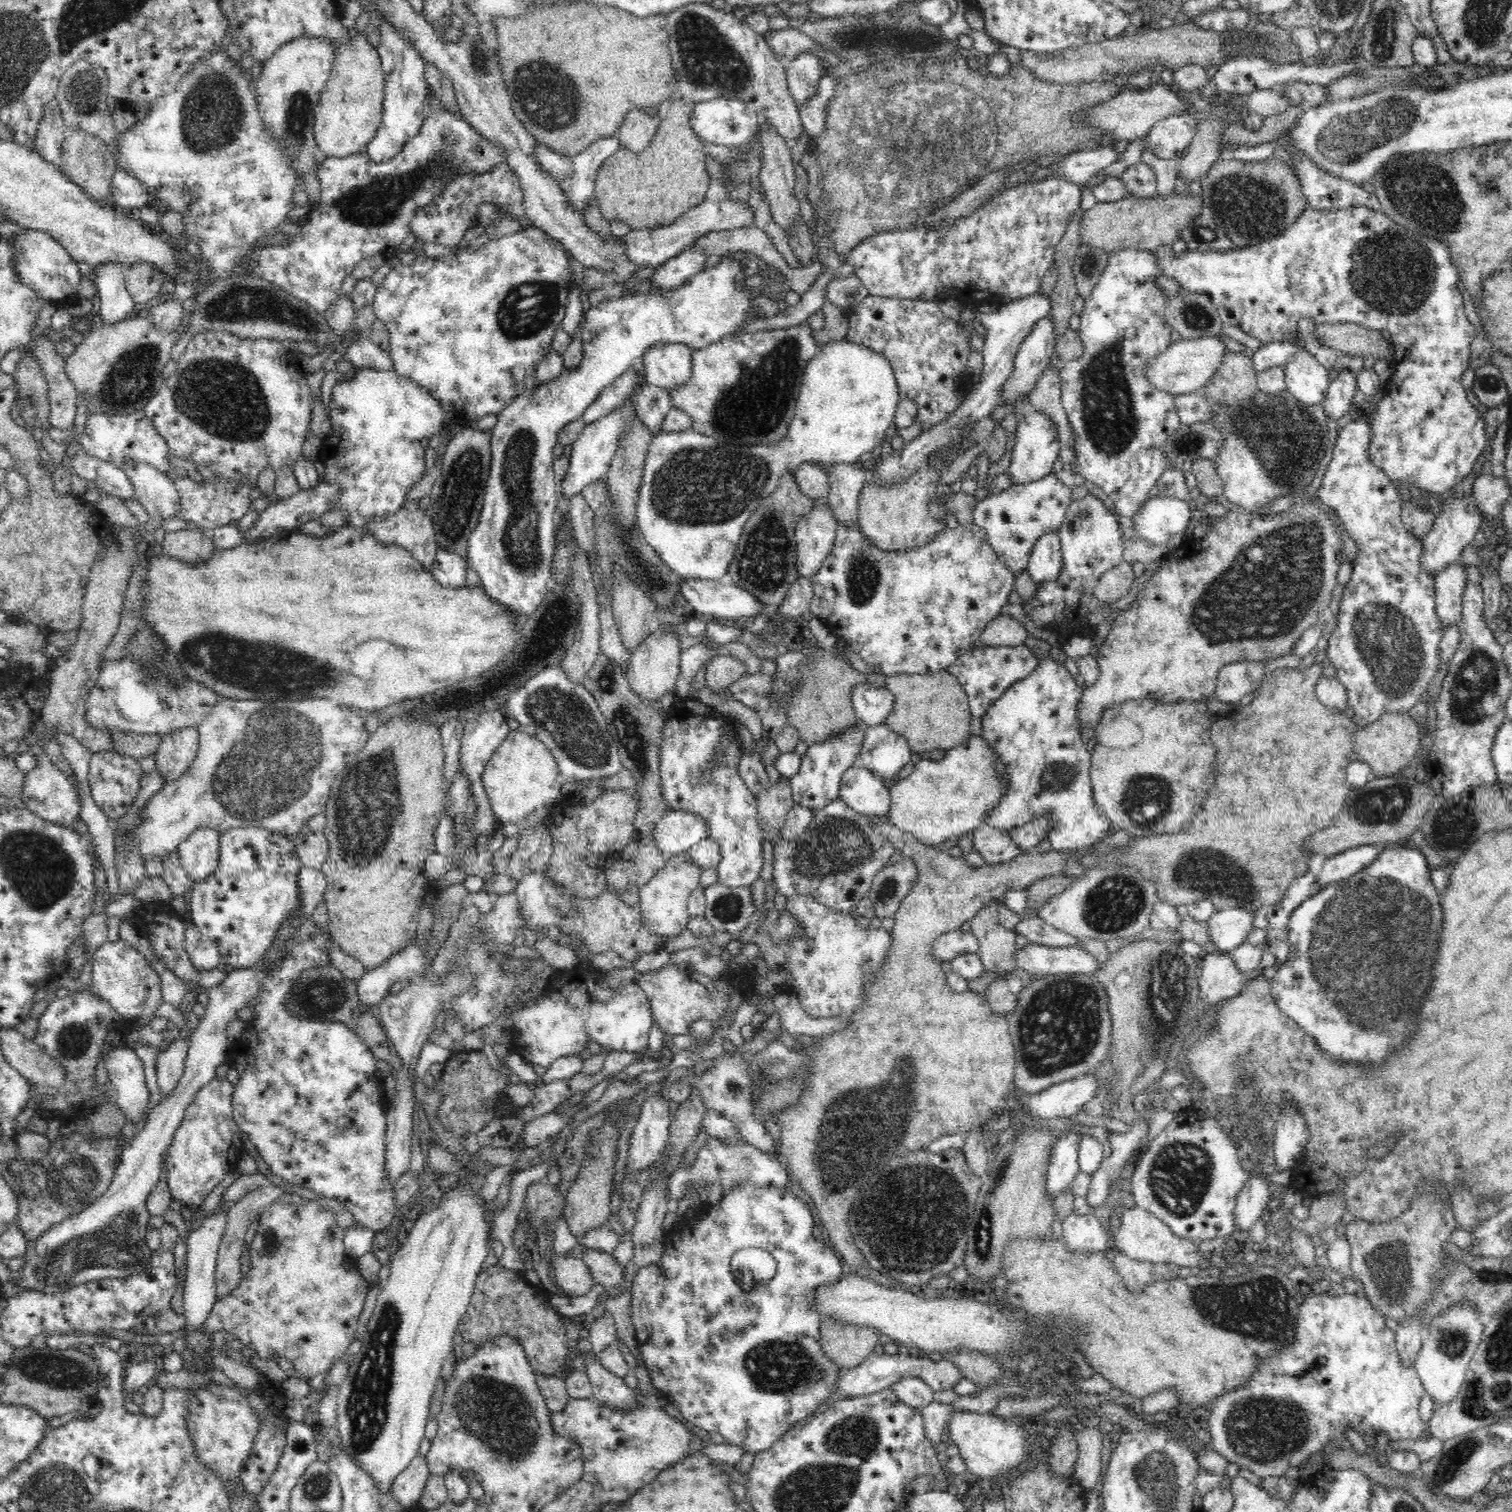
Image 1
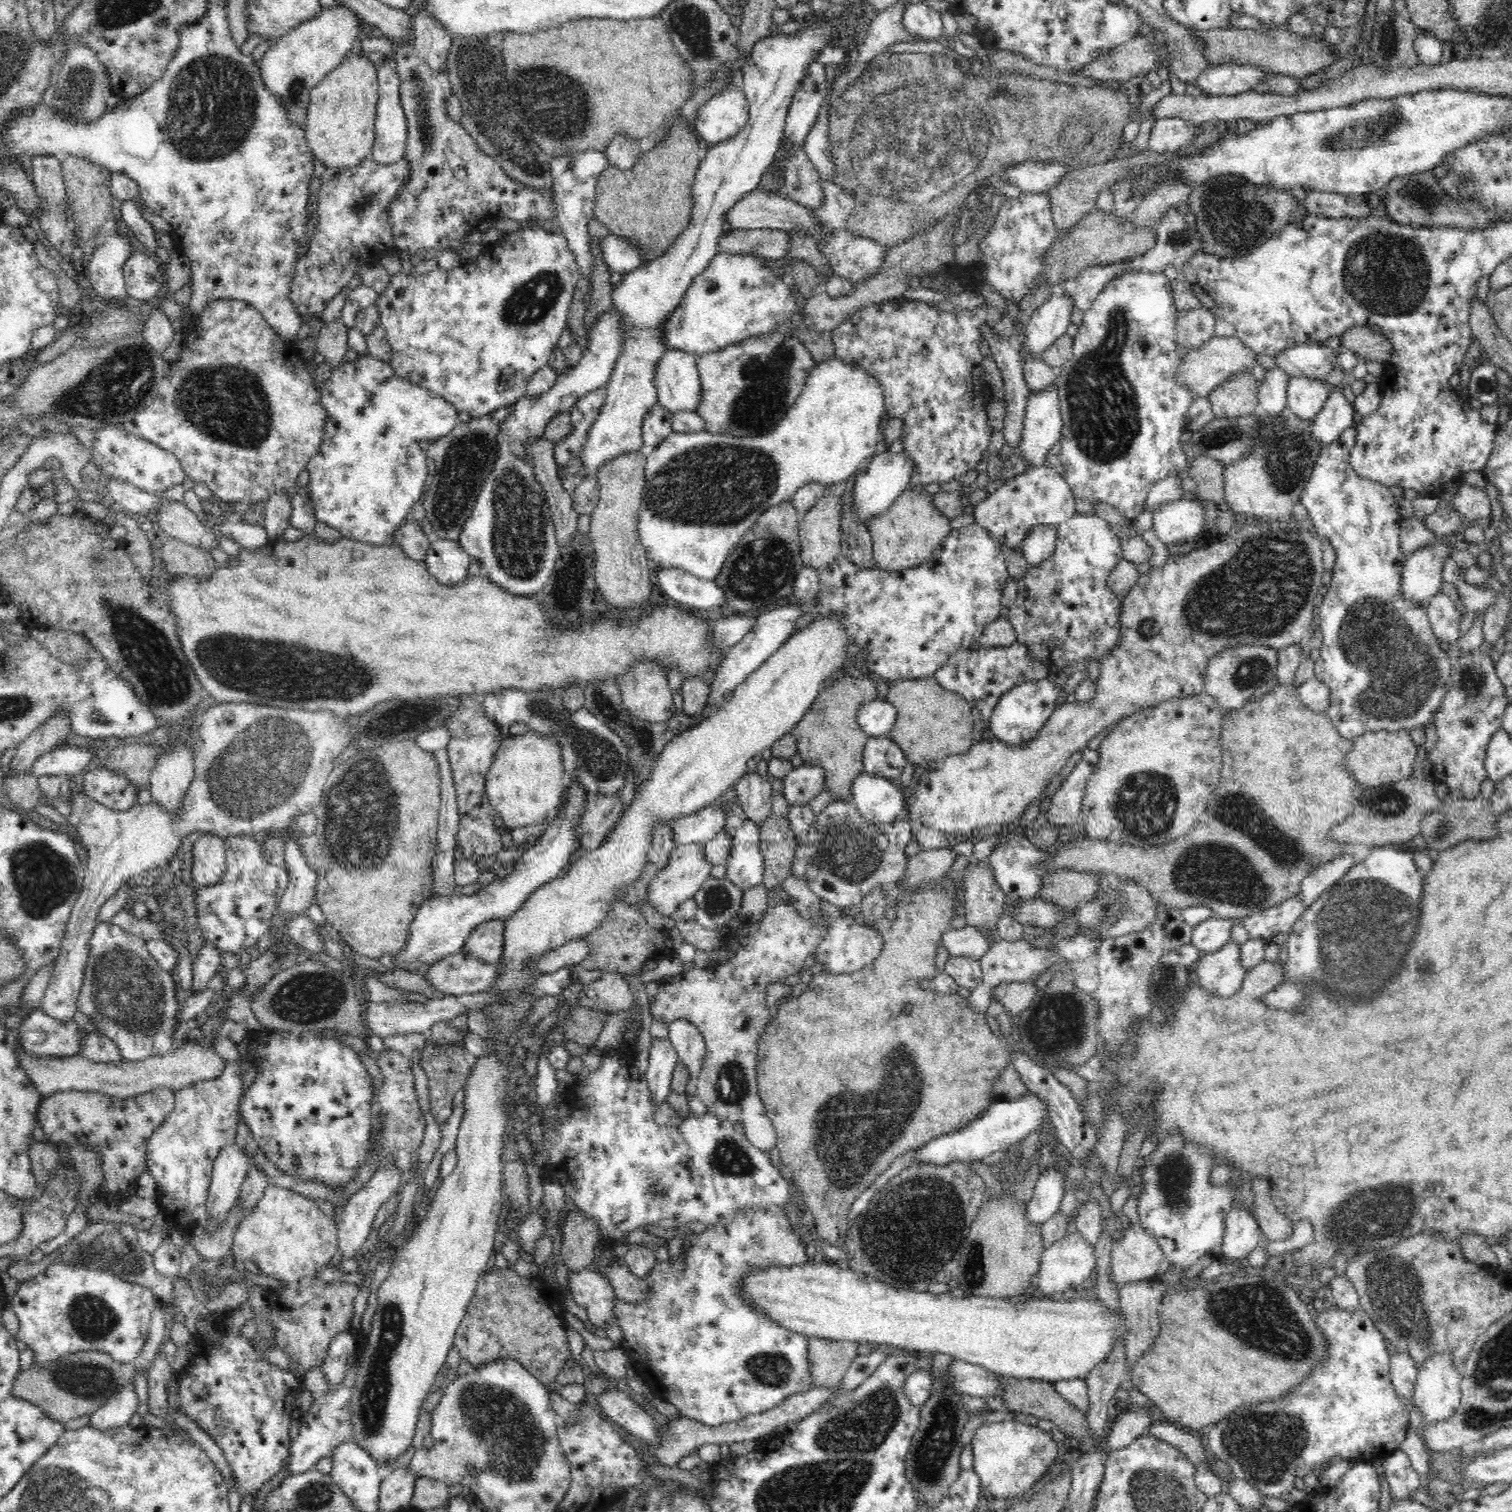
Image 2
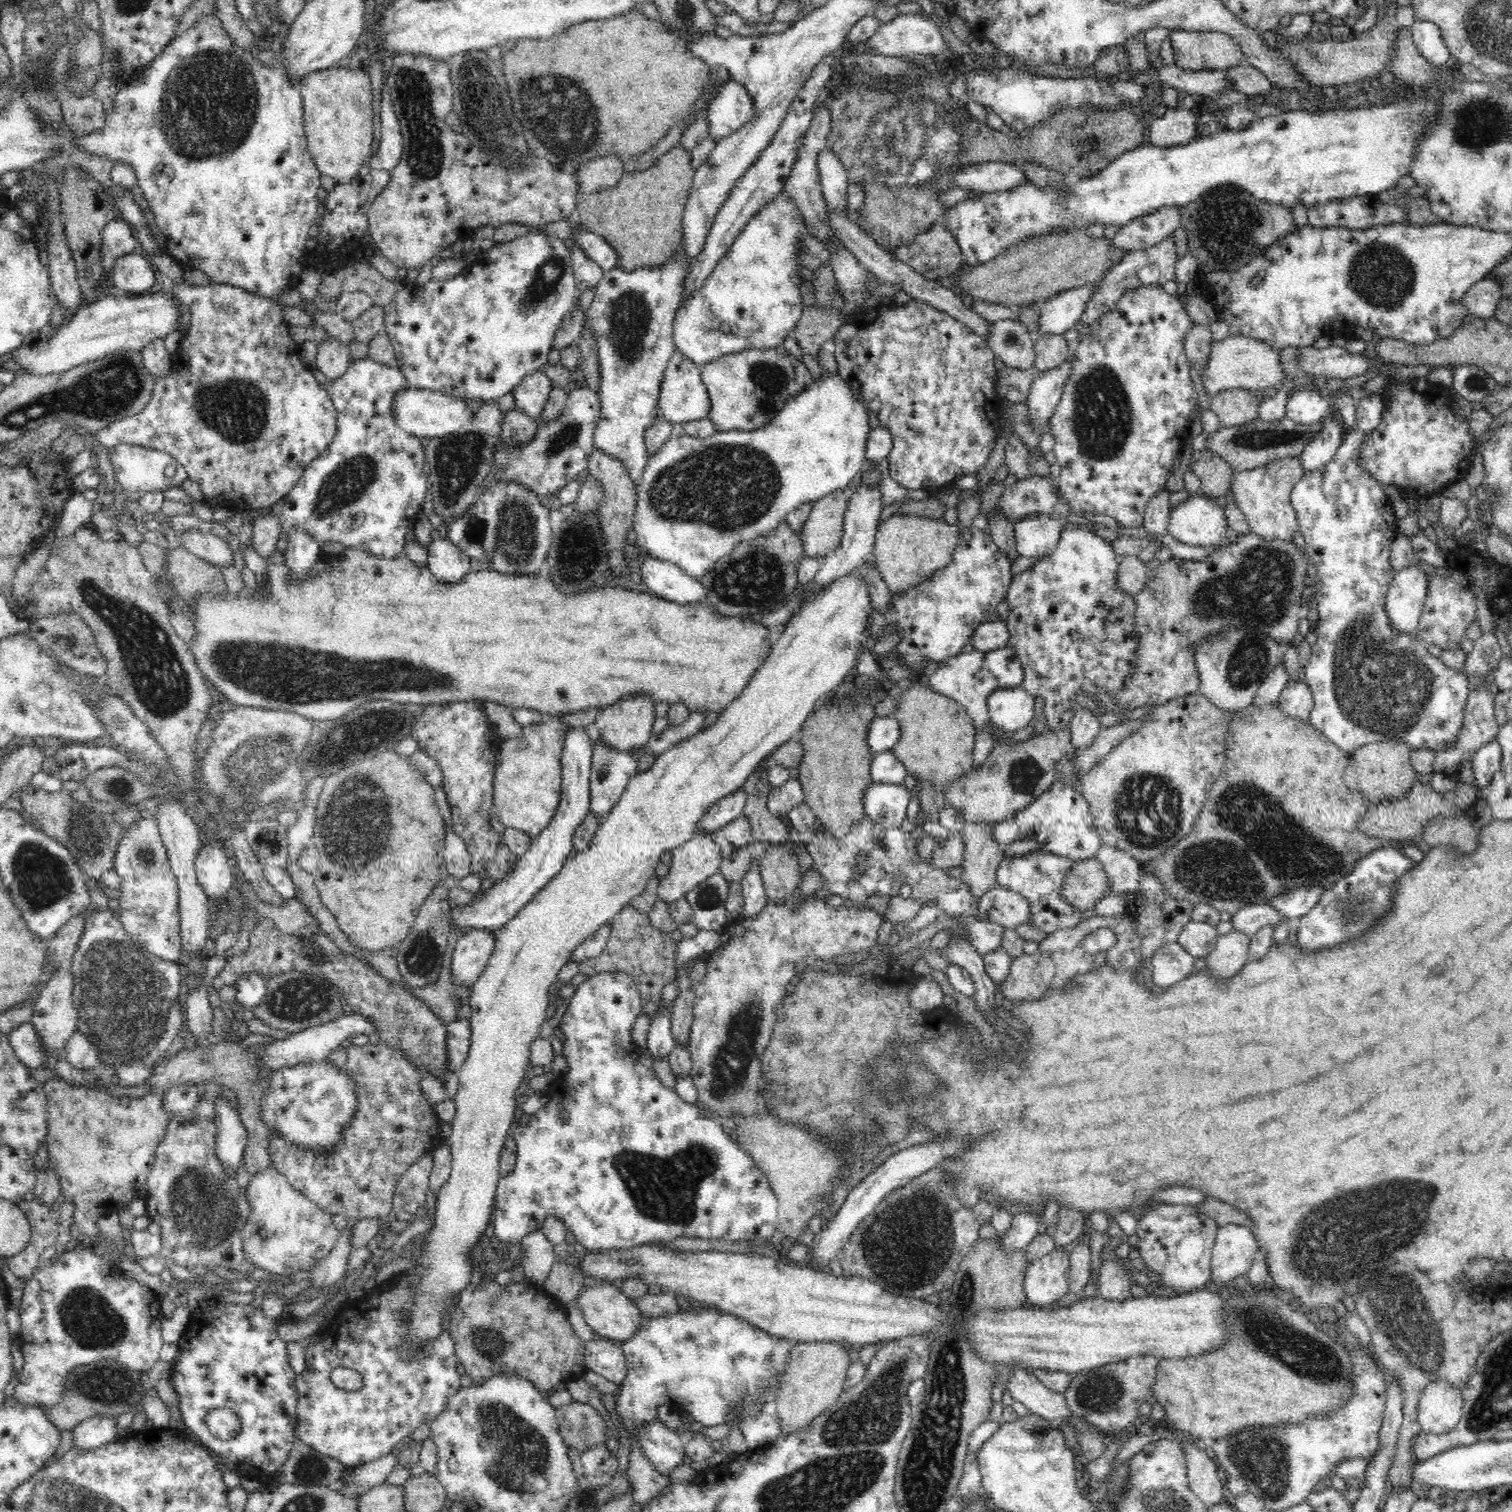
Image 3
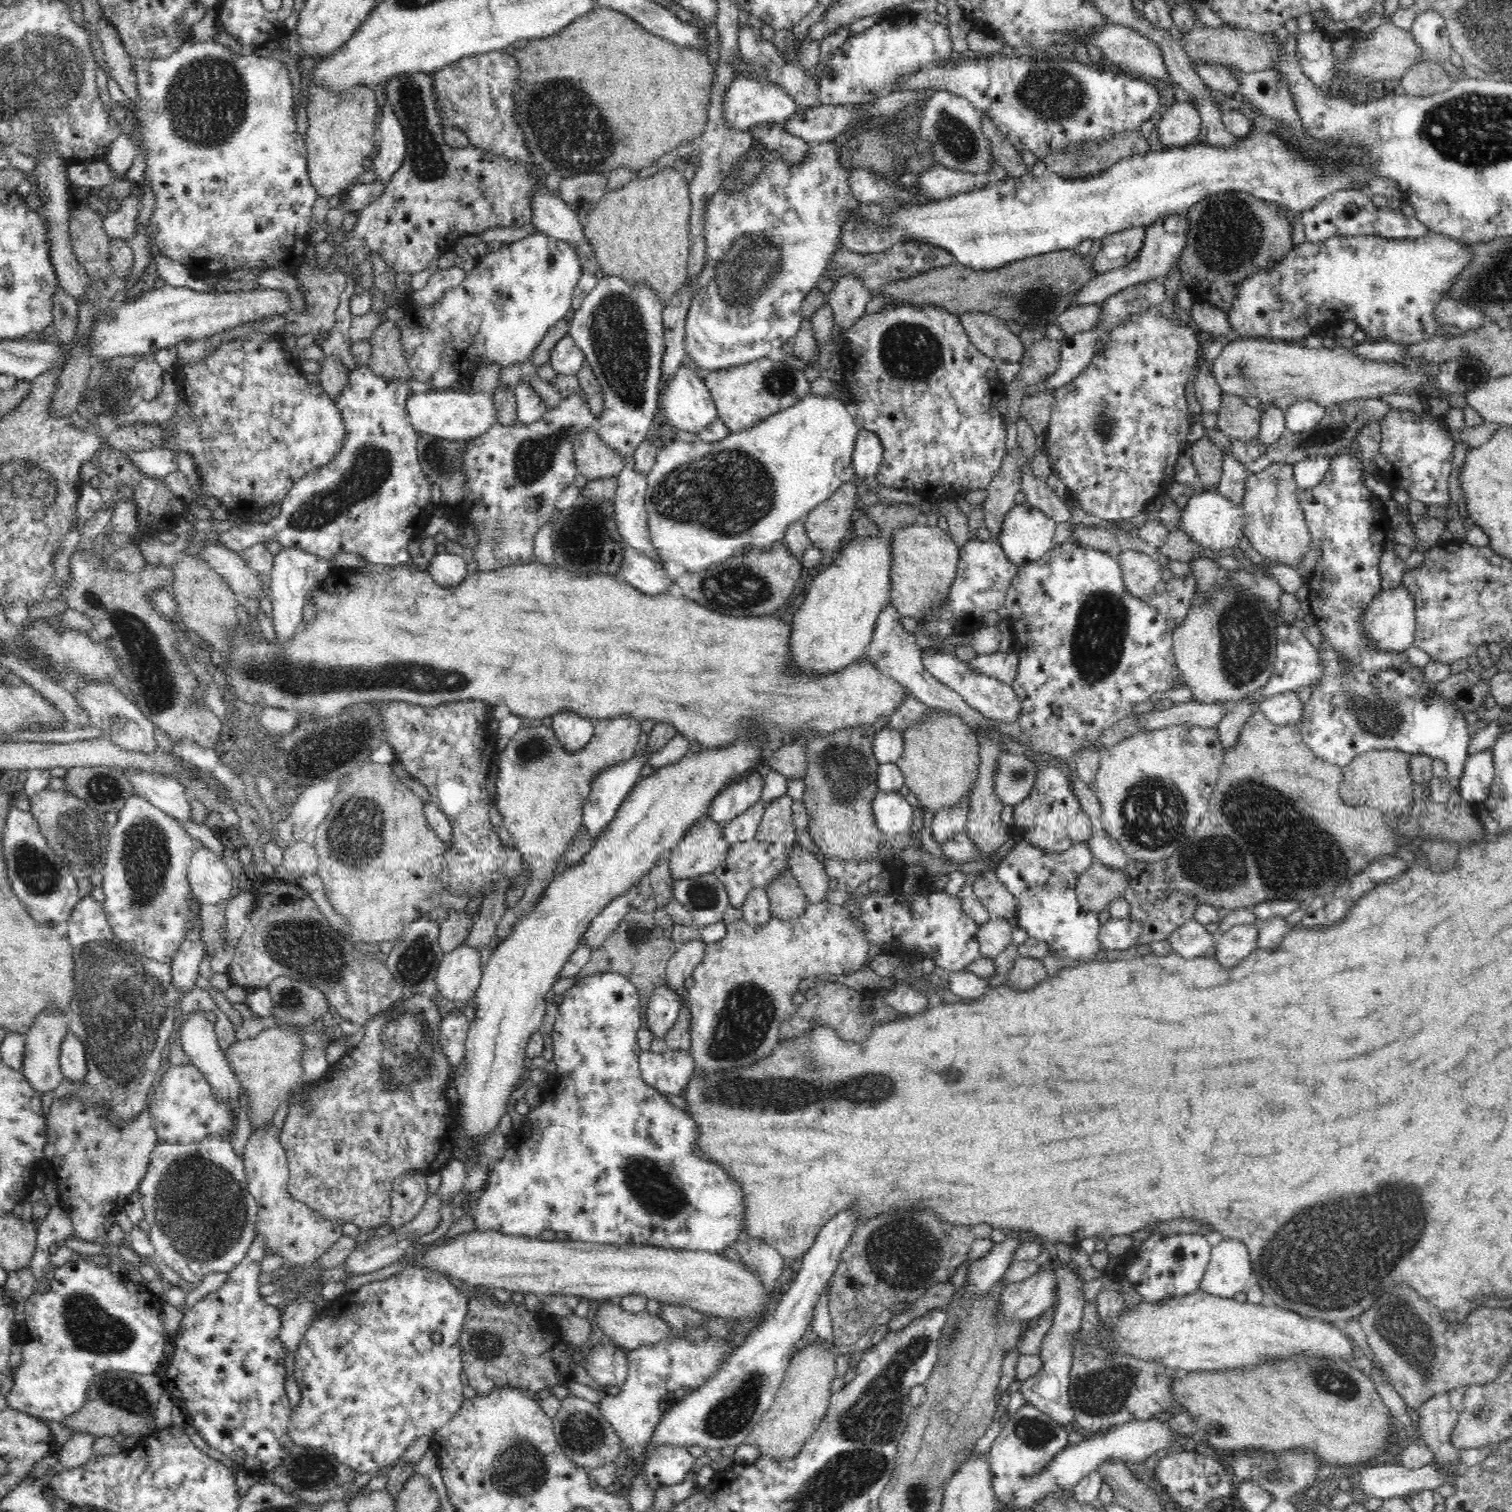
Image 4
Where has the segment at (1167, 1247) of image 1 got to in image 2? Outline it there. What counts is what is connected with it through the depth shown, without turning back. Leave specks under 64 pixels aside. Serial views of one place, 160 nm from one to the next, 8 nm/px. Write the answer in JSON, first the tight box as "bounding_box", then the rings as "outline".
{"bounding_box":[1111,1222,1170,1290],"outline":[[[1139,1222],[1133,1225],[1125,1223],[1123,1237],[1115,1242],[1111,1256],[1113,1282],[1118,1290],[1122,1290],[1122,1286],[1128,1282],[1138,1282],[1138,1280],[1148,1280],[1160,1276],[1170,1267],[1163,1250],[1157,1245],[1156,1239],[1151,1233],[1146,1232]]]}

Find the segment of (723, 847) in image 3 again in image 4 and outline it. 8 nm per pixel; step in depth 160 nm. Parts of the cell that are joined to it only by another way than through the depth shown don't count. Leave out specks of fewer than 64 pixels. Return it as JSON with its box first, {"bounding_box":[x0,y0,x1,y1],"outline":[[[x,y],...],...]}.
{"bounding_box":[722,800,765,844],"outline":[[[760,800],[744,814],[730,820],[722,832],[724,840],[730,844],[752,842],[764,818],[764,810],[765,803]]]}

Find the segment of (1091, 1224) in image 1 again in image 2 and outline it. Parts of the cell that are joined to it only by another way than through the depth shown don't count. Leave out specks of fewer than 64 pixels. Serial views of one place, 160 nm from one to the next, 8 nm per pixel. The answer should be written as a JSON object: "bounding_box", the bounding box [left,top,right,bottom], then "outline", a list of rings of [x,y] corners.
{"bounding_box":[1033,1228,1096,1298],"outline":[[[1071,1228],[1064,1238],[1045,1247],[1037,1273],[1038,1285],[1033,1292],[1041,1298],[1064,1298],[1067,1293],[1072,1293],[1076,1286],[1082,1284],[1086,1278],[1093,1276],[1096,1268],[1095,1247],[1090,1246],[1089,1242],[1084,1240],[1077,1230]]]}

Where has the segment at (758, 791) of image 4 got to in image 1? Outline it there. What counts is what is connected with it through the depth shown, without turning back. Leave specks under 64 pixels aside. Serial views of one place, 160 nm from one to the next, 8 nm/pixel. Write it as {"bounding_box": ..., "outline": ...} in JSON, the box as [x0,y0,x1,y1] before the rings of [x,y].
{"bounding_box":[654,810,708,857],"outline":[[[668,810],[656,824],[654,837],[664,856],[673,857],[708,839],[708,821],[687,810]]]}

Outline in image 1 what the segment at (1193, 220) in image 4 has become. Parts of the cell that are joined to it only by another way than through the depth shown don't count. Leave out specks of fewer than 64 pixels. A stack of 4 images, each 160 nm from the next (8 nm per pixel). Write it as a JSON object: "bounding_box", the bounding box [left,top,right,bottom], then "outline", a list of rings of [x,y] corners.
{"bounding_box":[1201,155,1309,249],"outline":[[[1274,155],[1262,161],[1219,158],[1201,180],[1203,206],[1212,210],[1215,220],[1222,222],[1222,224],[1228,224],[1222,228],[1226,230],[1228,239],[1232,238],[1232,245],[1235,249],[1260,245],[1262,241],[1276,239],[1288,228],[1288,225],[1296,222],[1309,208],[1301,191],[1299,176],[1296,176],[1296,173],[1279,156]]]}

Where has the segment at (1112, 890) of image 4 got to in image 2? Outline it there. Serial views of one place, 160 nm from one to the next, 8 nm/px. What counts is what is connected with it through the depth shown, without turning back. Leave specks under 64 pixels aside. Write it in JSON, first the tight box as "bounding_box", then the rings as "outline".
{"bounding_box":[1039,869,1098,909],"outline":[[[1060,869],[1049,872],[1044,876],[1039,898],[1049,901],[1064,909],[1084,906],[1096,898],[1098,892],[1098,876],[1088,871],[1077,871],[1074,869]]]}

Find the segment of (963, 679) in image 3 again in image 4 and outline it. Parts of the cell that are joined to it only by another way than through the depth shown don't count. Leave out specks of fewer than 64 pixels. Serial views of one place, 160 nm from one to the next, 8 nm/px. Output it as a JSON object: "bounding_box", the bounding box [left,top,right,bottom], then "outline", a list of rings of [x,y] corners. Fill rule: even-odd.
{"bounding_box":[931,651,1019,849],"outline":[[[996,651],[990,655],[978,655],[968,664],[977,672],[1011,686],[1017,678],[1019,657],[1013,651],[1008,653]],[[962,802],[952,808],[944,808],[934,814],[931,834],[940,849],[952,836],[965,828],[969,813],[969,803]]]}

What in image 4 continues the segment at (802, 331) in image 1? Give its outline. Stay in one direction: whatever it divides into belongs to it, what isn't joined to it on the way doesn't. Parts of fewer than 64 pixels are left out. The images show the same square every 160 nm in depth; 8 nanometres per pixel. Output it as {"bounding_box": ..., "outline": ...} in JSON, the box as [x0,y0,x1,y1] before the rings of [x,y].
{"bounding_box":[703,357,811,433],"outline":[[[767,357],[709,371],[703,379],[714,399],[718,417],[732,433],[751,429],[767,416],[786,410],[811,394],[810,381],[802,370],[788,365],[785,360],[774,362]]]}

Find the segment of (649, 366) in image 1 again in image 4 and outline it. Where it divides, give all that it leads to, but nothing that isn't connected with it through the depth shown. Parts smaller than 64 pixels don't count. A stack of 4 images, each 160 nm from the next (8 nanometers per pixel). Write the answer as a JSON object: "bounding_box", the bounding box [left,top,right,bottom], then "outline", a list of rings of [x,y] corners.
{"bounding_box":[659,364,718,434],"outline":[[[681,364],[672,376],[672,380],[662,388],[662,396],[659,396],[659,408],[668,423],[672,423],[677,430],[686,430],[698,434],[700,430],[708,428],[714,419],[718,418],[717,408],[708,390],[704,379],[693,368]]]}

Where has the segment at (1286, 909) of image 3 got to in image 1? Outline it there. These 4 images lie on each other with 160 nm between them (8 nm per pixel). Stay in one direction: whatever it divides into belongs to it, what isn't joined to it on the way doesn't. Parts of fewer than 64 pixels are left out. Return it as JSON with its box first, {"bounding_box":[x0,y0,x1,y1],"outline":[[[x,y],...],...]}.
{"bounding_box":[1317,844,1384,887],"outline":[[[1368,844],[1328,857],[1317,875],[1317,883],[1325,887],[1332,882],[1350,878],[1366,865],[1372,864],[1383,850],[1384,846],[1379,844]]]}

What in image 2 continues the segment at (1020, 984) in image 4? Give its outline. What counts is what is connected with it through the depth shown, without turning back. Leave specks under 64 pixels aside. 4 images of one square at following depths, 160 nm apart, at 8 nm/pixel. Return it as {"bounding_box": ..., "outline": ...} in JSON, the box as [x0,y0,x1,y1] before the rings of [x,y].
{"bounding_box":[992,979,1039,1019],"outline":[[[1028,979],[1025,981],[1001,982],[995,986],[992,997],[1004,1005],[1008,1015],[1017,1019],[1021,1012],[1032,1004],[1032,1000],[1039,990],[1034,985],[1034,981]]]}

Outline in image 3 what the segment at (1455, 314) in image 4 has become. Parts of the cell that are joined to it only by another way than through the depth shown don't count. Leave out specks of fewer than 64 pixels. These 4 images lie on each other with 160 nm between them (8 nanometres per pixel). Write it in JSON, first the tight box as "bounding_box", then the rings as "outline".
{"bounding_box":[1462,276,1501,320],"outline":[[[1487,276],[1476,282],[1463,294],[1462,298],[1462,304],[1468,313],[1468,320],[1493,317],[1501,296],[1500,283],[1493,276]]]}

